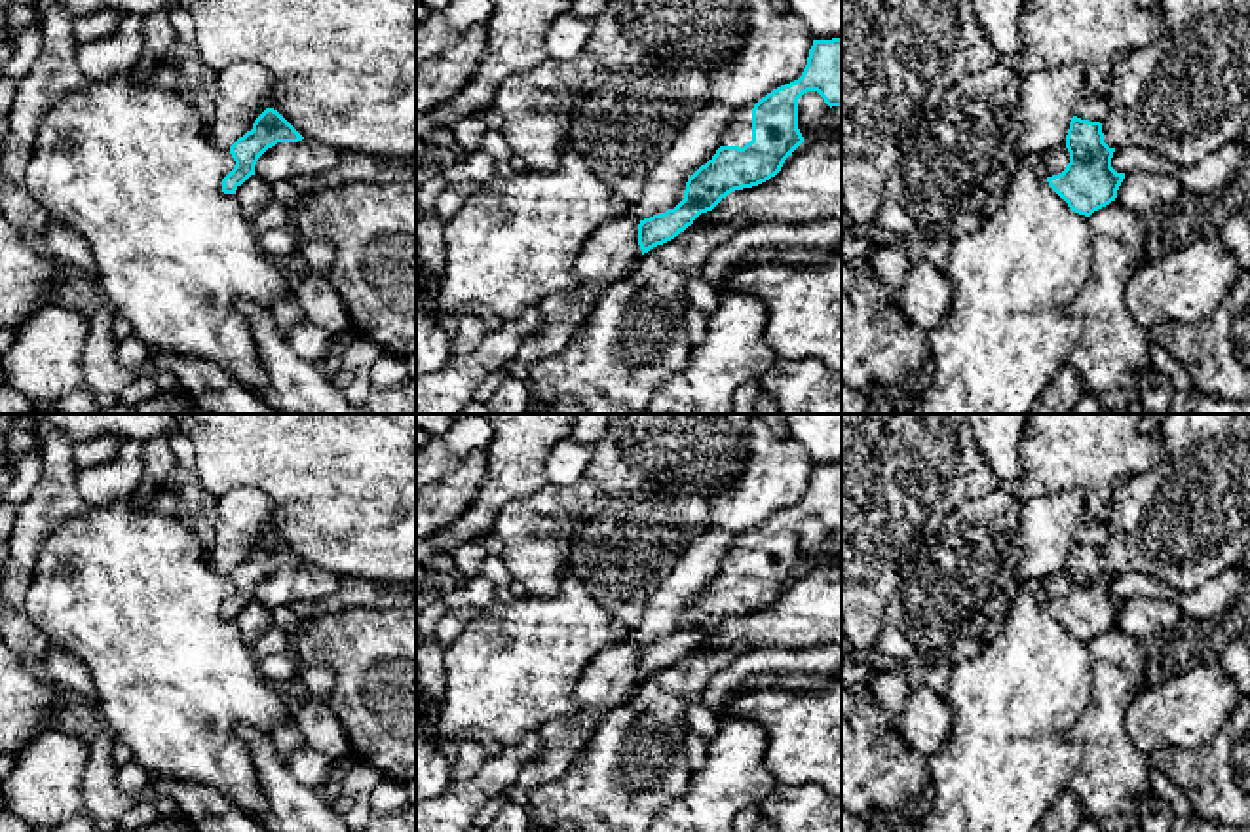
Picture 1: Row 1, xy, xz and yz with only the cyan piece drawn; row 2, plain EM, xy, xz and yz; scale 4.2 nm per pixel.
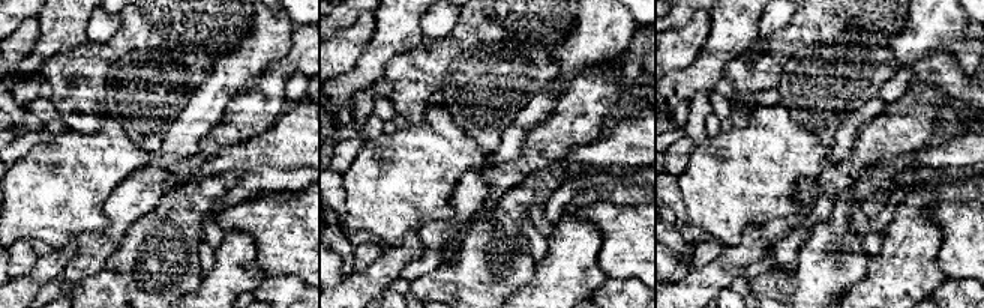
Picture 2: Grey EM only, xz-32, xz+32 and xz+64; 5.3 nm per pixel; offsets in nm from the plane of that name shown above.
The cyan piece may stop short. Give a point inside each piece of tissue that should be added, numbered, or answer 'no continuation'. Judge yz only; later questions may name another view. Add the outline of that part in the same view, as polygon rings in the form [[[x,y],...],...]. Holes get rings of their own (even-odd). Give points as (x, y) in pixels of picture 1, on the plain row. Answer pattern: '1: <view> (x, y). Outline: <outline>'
no continuation

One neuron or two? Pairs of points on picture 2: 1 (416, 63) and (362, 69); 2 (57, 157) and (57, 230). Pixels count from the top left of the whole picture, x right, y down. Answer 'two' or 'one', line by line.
1: two
2: one

